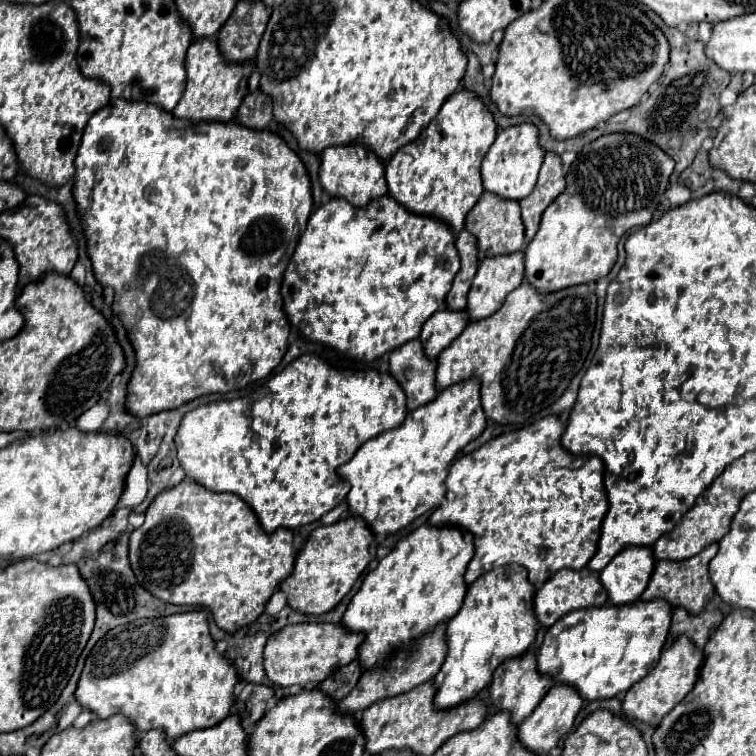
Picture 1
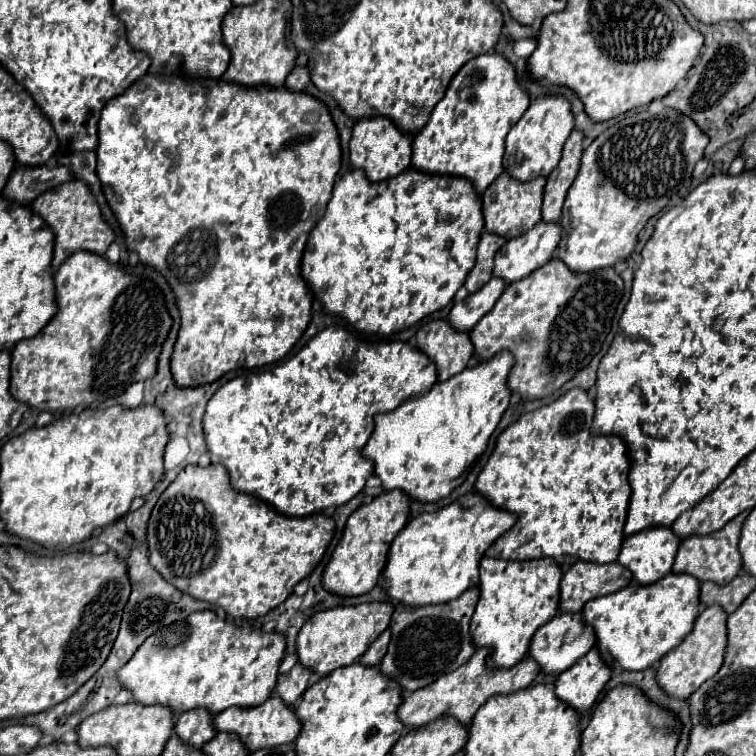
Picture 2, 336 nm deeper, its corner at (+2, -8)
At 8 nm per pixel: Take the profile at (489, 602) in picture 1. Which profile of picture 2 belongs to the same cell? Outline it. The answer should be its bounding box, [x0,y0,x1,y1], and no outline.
[471,557,561,669]

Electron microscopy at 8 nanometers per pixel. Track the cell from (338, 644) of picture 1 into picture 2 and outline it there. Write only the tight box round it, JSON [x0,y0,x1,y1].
[297,603,393,677]

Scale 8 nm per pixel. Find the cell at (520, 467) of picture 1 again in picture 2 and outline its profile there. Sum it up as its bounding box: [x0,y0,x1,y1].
[473,389,631,569]

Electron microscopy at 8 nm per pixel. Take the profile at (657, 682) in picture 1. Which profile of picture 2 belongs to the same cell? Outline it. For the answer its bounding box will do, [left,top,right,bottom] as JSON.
[657,605,727,699]

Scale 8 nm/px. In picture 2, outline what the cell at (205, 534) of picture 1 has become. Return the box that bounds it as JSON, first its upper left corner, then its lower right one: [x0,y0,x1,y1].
[147,465,333,619]

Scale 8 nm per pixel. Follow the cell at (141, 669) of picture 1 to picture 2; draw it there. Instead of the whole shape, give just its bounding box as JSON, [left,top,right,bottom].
[117,611,285,715]

